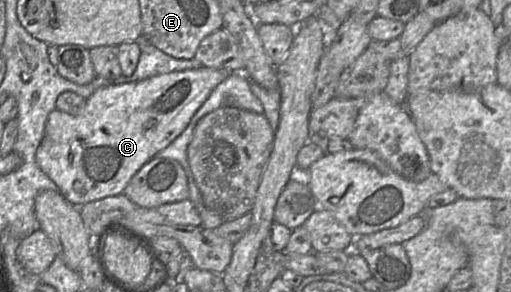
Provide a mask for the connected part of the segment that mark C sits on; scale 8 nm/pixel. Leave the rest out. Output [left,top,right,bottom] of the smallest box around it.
[36,66,229,207]

